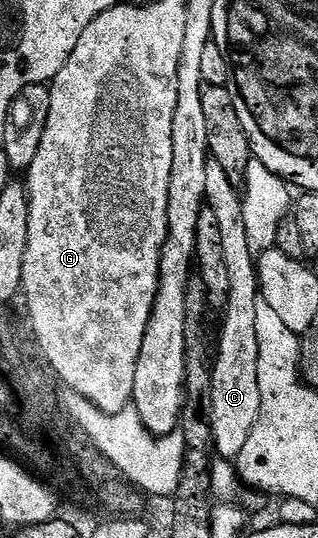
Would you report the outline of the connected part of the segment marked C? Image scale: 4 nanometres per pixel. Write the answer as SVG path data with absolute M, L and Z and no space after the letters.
M213 158L207 159L204 171L204 204L216 214L220 225L223 262L228 268L228 281L231 283L222 316L222 333L218 336L218 348L216 344L216 355L210 369L208 419L213 451L223 461L233 461L241 457L244 442L248 442L248 434L252 434L260 414L260 352L256 342L256 302L260 299L260 289L256 256L248 246L248 230L244 226L239 189L238 192L234 189L235 181Z

